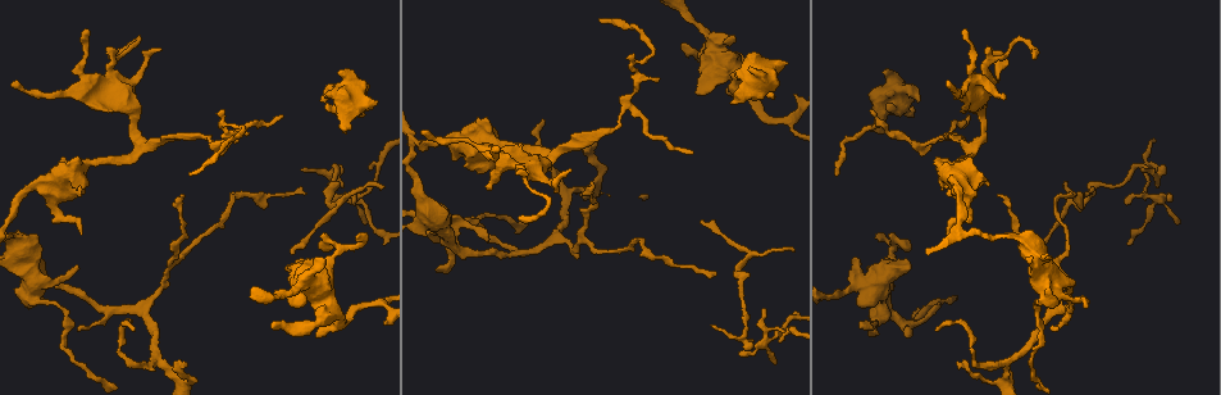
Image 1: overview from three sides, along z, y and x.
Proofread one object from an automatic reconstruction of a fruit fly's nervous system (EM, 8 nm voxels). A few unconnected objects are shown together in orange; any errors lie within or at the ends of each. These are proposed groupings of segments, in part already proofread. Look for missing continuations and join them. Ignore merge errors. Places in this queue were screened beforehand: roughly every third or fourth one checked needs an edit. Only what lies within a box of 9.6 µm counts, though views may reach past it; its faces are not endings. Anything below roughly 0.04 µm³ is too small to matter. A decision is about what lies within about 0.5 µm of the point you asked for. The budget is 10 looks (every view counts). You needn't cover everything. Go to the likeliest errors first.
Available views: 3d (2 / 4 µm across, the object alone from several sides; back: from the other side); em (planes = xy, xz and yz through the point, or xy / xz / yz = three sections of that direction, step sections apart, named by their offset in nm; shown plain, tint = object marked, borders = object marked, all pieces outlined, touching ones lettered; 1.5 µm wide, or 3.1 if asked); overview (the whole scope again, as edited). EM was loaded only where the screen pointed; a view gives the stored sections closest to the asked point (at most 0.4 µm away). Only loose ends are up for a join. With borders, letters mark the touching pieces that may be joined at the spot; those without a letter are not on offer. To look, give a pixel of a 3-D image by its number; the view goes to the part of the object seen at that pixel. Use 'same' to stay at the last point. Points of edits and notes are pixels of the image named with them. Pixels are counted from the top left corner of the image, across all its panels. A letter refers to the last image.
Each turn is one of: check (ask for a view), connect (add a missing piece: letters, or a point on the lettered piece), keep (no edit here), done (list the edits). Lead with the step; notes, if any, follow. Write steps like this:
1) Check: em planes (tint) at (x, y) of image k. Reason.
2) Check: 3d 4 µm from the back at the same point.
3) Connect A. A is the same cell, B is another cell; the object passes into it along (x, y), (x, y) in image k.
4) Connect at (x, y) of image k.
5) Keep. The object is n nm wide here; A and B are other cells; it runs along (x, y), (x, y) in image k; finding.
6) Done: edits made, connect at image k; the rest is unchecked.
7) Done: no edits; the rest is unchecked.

Check: 3d 4 µm at (875, 238) of image 1. An open end.

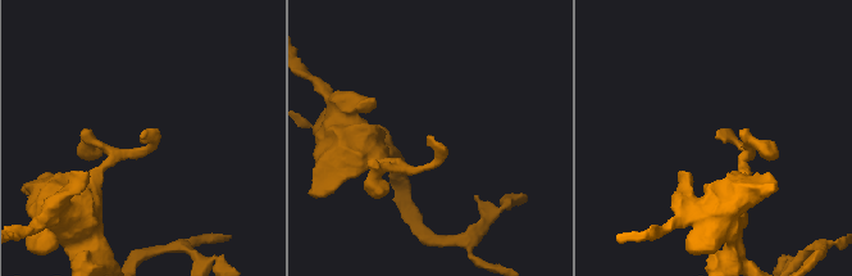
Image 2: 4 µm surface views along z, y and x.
Check: em xz step 8 (borders) at (716, 131) of image 2. Shape alone is not enough.

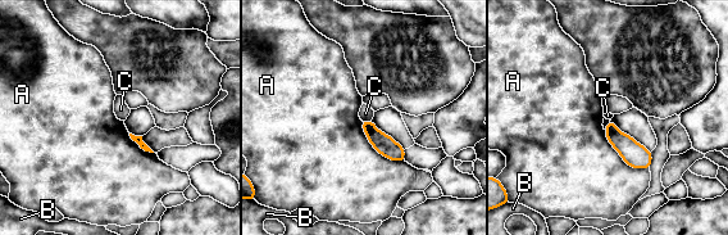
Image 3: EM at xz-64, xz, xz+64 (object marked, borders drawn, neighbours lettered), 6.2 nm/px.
Keep. The longest contact is with A, 380 nm; A, B and C are other cells; none of them fits.

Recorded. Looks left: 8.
Check: em planes (borders) at (590, 182) of image 1. Tapers out.

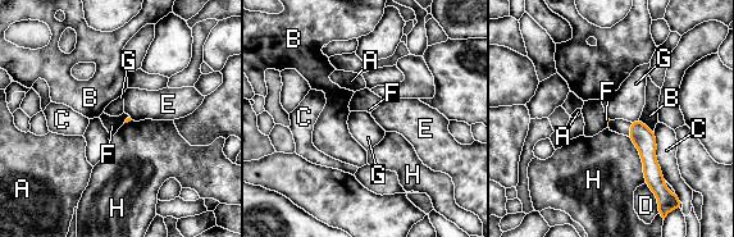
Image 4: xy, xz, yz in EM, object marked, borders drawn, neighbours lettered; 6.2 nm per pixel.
Keep. The longest contact is with C, 320 nm; A, B, C, D, E, F, G and H are other cells; none of them fits.

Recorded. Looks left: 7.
Check: em yz step 8 (borders) at (158, 52) of image 1.

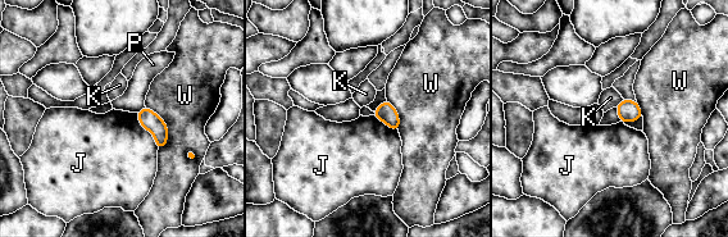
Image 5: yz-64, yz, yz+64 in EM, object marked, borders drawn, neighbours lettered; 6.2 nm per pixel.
Keep. The longest contact is with W, 300 nm; J, K, P and W are other cells; a border runs along (623, 99), (615, 106) in image 5; none of them fits.

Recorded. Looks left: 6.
Check: em planes (borders) at (963, 33) of image 1. An open end.

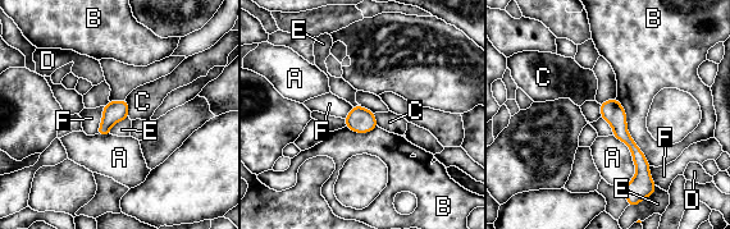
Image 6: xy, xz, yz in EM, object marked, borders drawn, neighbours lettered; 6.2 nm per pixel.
Keep. A, B, C, D, E and F are other cells; a border runs along (128, 117), (117, 122), (109, 133) in image 6; none of them fits.

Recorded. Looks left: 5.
Done: no edits; the rest is unchecked.

